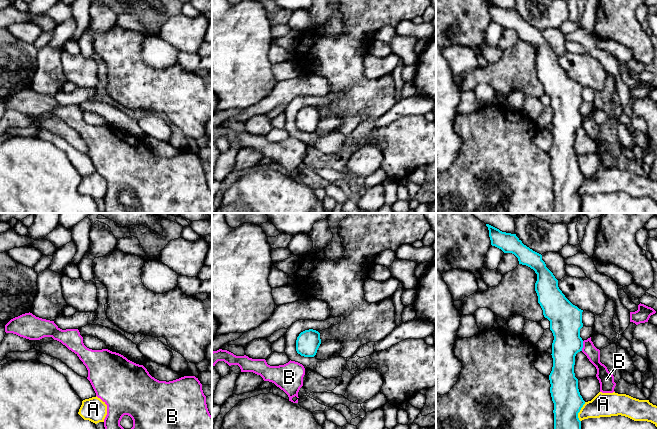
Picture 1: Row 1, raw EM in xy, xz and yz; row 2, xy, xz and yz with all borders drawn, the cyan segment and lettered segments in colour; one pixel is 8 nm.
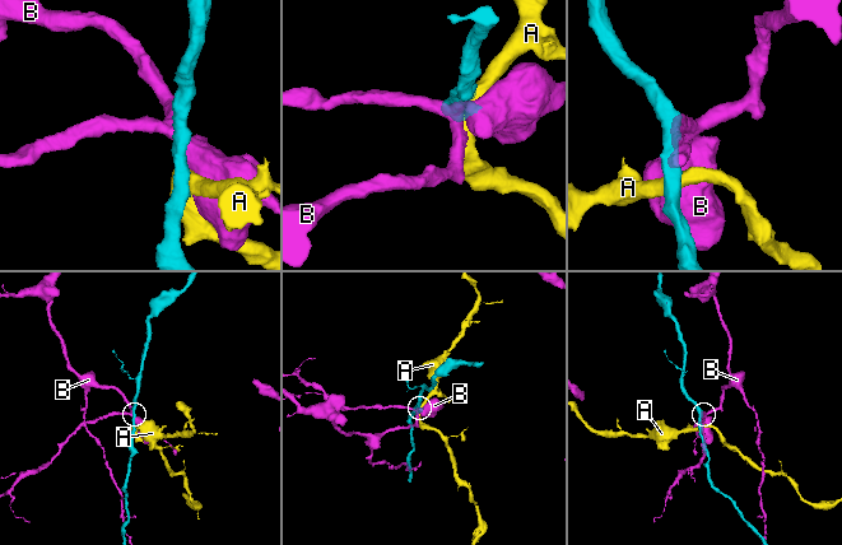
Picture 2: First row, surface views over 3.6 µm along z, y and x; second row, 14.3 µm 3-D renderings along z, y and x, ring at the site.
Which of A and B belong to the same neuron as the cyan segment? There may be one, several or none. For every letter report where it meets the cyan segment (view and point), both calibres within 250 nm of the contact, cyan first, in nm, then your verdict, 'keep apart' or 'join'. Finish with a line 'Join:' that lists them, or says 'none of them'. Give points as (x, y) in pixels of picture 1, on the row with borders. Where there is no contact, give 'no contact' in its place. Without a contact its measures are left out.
A: contact yz (579, 411); calibres 220 and 190 nm; keep apart
B: contact yz (582, 346); calibres 260 and 110 nm; keep apart
Join: none of them

